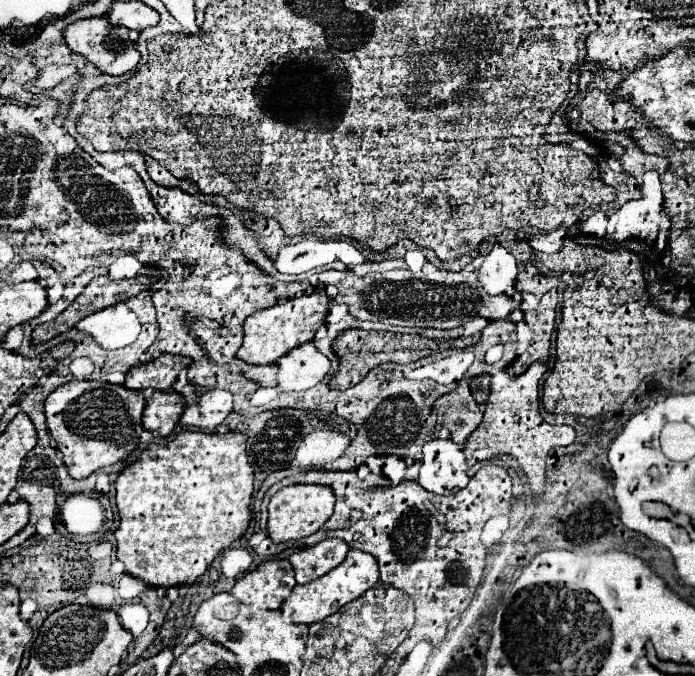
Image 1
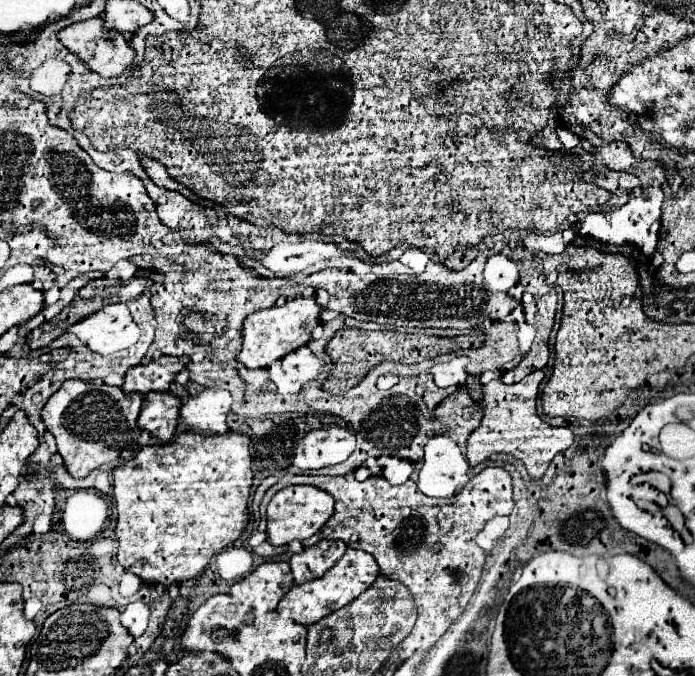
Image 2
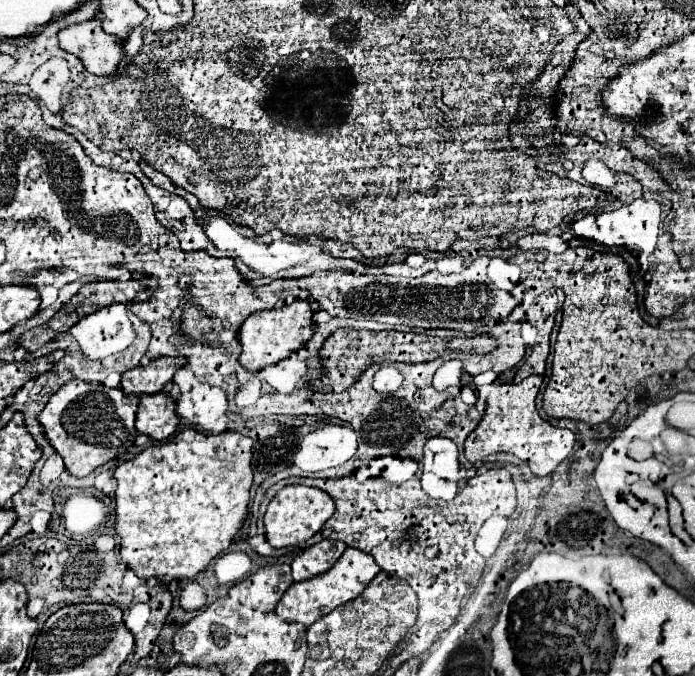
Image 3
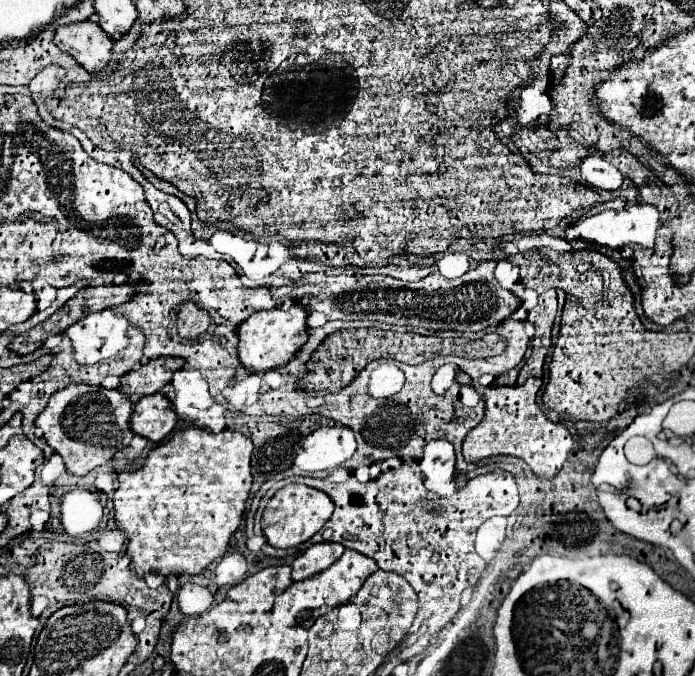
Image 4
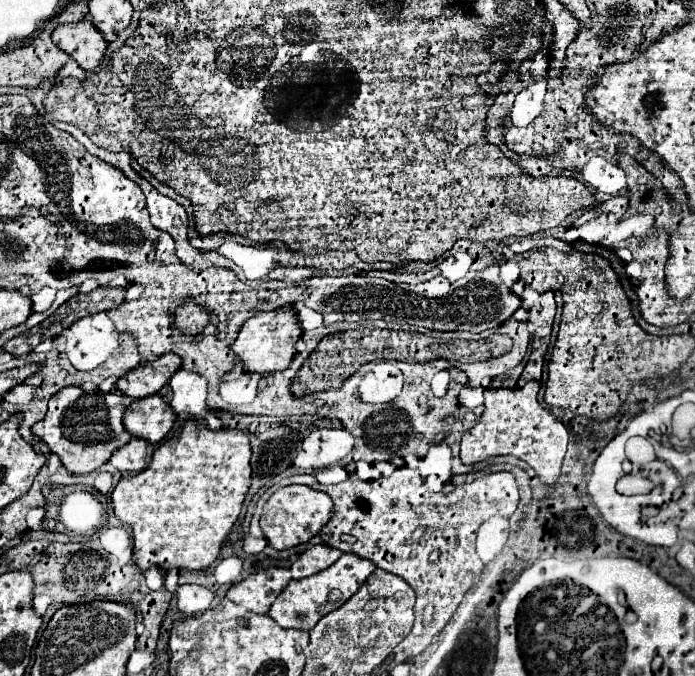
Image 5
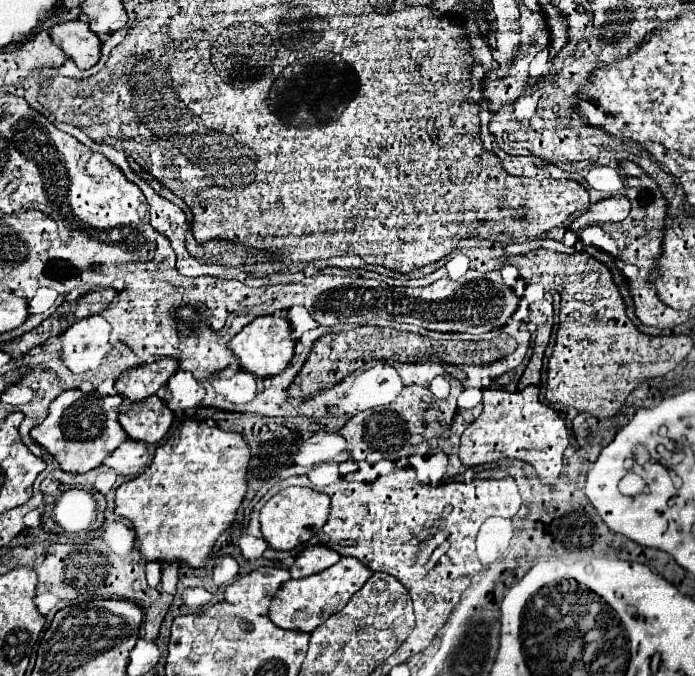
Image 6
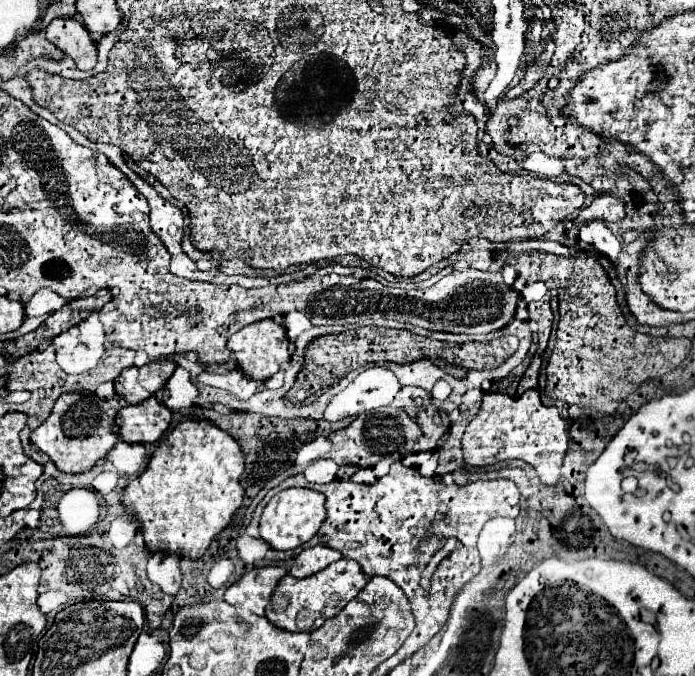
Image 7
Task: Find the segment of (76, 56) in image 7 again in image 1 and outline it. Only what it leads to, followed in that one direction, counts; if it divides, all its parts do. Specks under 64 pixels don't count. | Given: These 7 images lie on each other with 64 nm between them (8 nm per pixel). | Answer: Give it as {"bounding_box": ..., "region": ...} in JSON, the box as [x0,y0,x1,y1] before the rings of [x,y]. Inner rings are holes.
{"bounding_box":[64,16,140,76],"region":[[[106,16],[76,20],[64,32],[66,32],[64,38],[66,38],[68,48],[72,52],[76,52],[76,54],[82,54],[88,62],[92,62],[104,74],[122,76],[122,74],[134,70],[138,66],[138,62],[140,62],[140,52],[136,50],[134,42],[130,40],[130,30],[128,28],[122,28],[122,26],[112,26],[106,20]]]}

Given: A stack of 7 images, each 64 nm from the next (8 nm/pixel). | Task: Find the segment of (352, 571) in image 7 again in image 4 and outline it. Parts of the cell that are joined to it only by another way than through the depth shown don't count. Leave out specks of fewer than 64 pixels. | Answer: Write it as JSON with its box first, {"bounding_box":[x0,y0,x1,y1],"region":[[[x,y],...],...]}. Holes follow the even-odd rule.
{"bounding_box":[272,550,378,628],"region":[[[346,550],[330,568],[326,568],[324,572],[312,576],[312,578],[306,578],[302,582],[292,582],[290,588],[280,596],[276,598],[276,604],[272,608],[272,614],[286,626],[302,626],[302,628],[310,628],[318,616],[322,614],[328,614],[330,610],[346,604],[352,596],[358,594],[358,590],[362,588],[362,584],[366,582],[368,576],[372,576],[374,572],[378,570],[378,564],[356,552],[356,550]]]}

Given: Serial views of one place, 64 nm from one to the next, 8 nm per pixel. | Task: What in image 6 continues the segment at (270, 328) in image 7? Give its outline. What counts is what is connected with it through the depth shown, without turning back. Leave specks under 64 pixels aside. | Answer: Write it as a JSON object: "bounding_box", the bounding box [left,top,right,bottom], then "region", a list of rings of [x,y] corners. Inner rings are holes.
{"bounding_box":[228,314,294,378],"region":[[[270,314],[270,316],[258,316],[256,320],[252,320],[250,324],[246,324],[242,328],[242,332],[238,332],[230,342],[228,348],[240,358],[240,366],[246,372],[252,372],[260,378],[266,376],[274,376],[286,370],[286,366],[290,364],[292,356],[294,356],[294,340],[292,340],[292,324],[278,316],[278,314]]]}

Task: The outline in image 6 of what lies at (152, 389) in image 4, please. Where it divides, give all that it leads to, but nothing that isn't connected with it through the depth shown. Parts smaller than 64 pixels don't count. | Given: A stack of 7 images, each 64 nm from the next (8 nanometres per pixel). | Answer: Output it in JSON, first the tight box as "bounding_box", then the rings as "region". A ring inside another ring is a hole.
{"bounding_box":[116,356,178,402],"region":[[[164,356],[158,358],[152,364],[142,364],[138,368],[122,372],[122,376],[116,380],[116,390],[120,396],[126,396],[130,402],[144,400],[152,394],[156,394],[168,378],[178,370],[178,360]]]}

